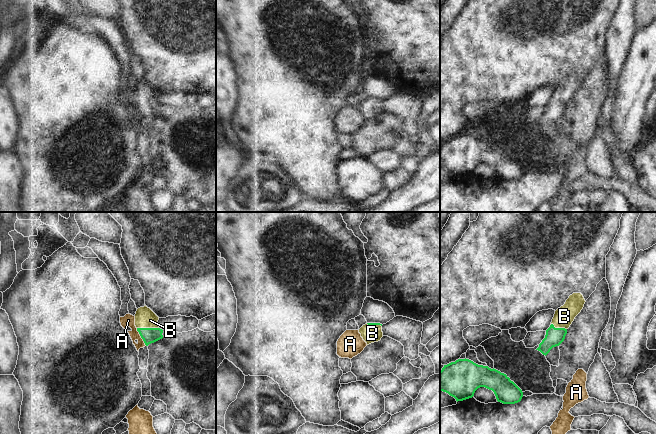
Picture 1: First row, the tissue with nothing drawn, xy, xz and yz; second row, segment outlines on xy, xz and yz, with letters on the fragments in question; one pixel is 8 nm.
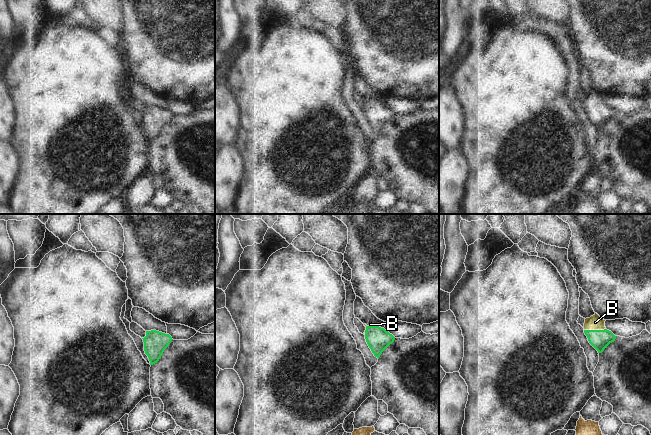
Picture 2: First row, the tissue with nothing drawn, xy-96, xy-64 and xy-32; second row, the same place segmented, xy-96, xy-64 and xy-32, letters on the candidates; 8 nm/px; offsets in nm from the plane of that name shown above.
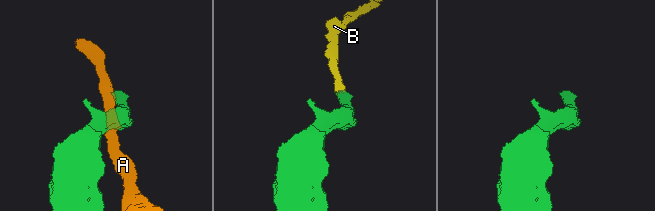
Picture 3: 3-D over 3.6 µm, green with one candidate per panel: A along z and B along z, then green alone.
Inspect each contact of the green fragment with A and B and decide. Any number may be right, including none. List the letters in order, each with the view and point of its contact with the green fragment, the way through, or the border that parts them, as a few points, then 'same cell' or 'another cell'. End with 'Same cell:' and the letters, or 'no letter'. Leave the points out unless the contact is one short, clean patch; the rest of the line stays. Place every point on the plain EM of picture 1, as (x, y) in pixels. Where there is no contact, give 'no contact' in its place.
A: meets green in xy at (141, 113); border along xy (136, 104), (146, 121); another cell
B: meets green in xy at (148, 104); runs through xy (149, 111), (148, 104), (144, 94); same cell
Same cell: B

